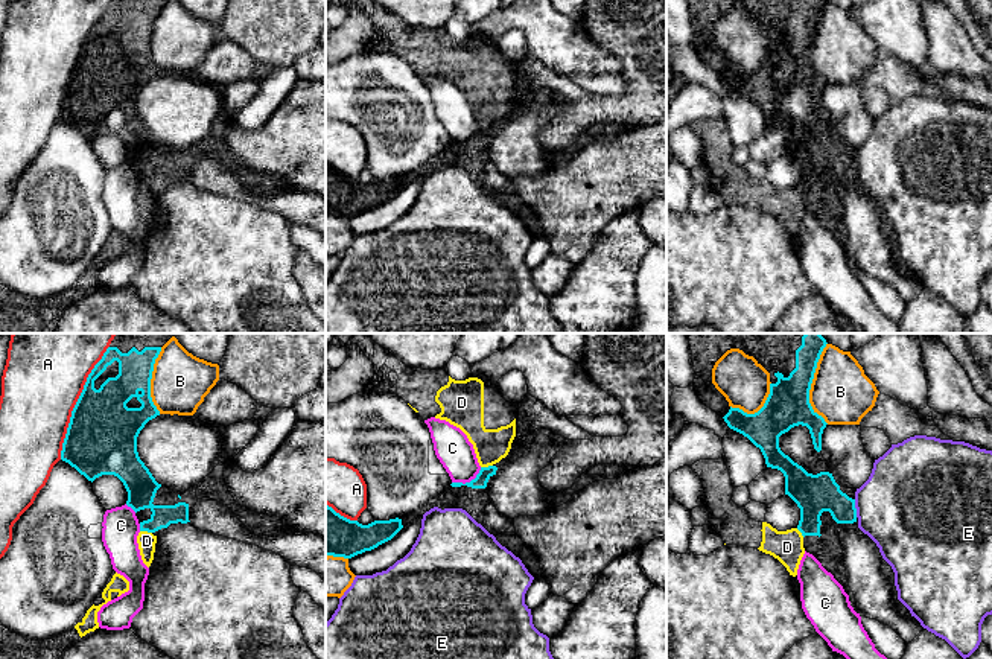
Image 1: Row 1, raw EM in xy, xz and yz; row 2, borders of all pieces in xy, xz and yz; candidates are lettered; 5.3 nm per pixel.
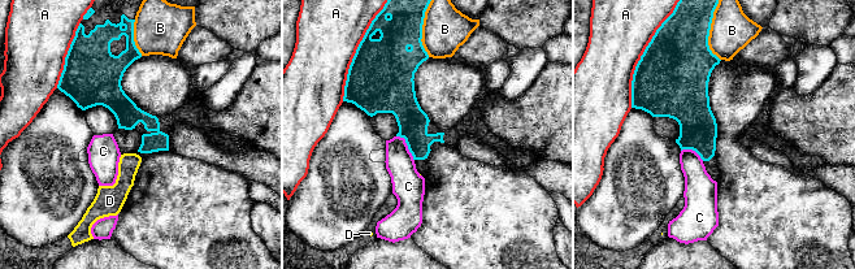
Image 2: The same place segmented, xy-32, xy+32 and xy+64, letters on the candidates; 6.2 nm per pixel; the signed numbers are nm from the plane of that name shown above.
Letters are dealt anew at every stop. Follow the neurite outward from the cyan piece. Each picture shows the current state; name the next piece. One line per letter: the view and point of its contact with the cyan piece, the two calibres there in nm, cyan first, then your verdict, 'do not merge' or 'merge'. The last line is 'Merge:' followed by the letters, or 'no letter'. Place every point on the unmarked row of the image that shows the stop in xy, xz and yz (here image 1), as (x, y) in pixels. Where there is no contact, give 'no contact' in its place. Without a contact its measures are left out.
A: meets cyan in xy at (76, 61); 380 nm thick on the cyan side, 420 nm on the other; do not merge
B: meets cyan in yz at (811, 41); 220 nm thick on the cyan side, 320 nm on the other; do not merge
C: meets cyan in xz at (467, 142); 70 nm thick on the cyan side, 190 nm on the other; do not merge
D: meets cyan in xy at (146, 189); 160 nm thick on the cyan side, 100 nm on the other; do not merge
E: meets cyan in yz at (855, 168); 200 nm thick on the cyan side, 480 nm on the other; do not merge
Merge: no letter

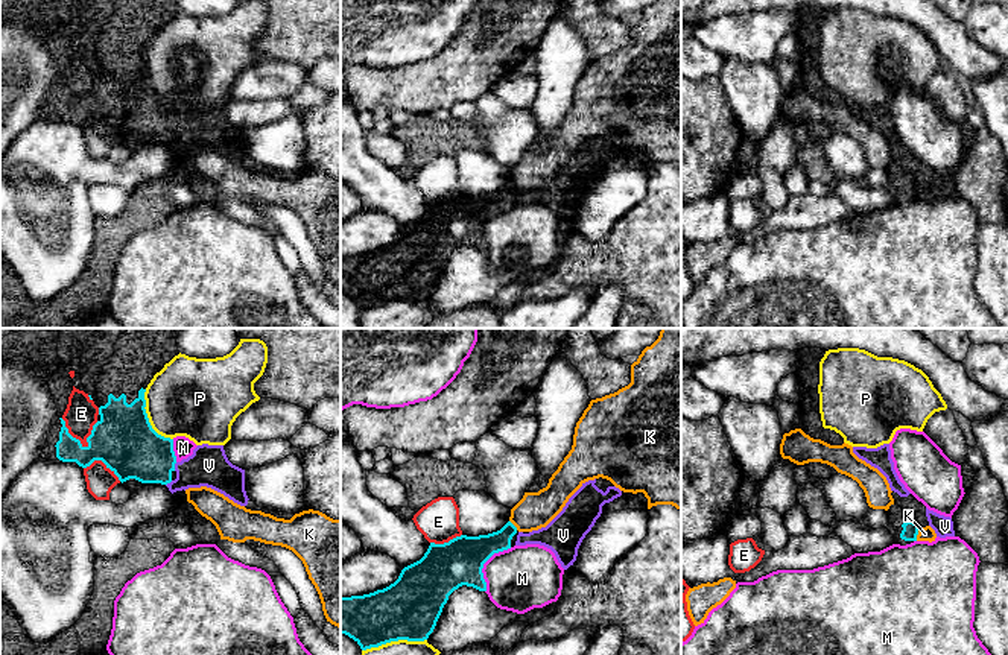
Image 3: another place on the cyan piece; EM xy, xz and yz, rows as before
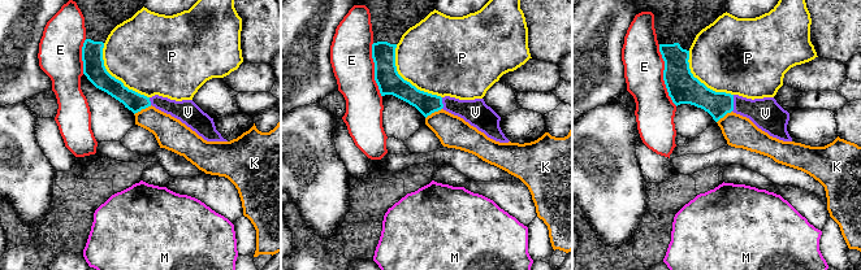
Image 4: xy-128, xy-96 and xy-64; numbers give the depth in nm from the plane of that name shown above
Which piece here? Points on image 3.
E: meets cyan in xy at (70, 94); 280 nm thick on the cyan side, 170 nm on the other; do not merge
K: meets cyan in yz at (917, 193); 90 nm thick on the cyan side, 80 nm on the other; do not merge
M: meets cyan in xz at (484, 222); 260 nm thick on the cyan side, 340 nm on the other; do not merge
P: meets cyan in xz at (394, 300); 320 nm thick on the cyan side, 280 nm on the other; do not merge
V: meets cyan in xy at (174, 126); 300 nm thick on the cyan side, 220 nm on the other; merge
Merge: V

